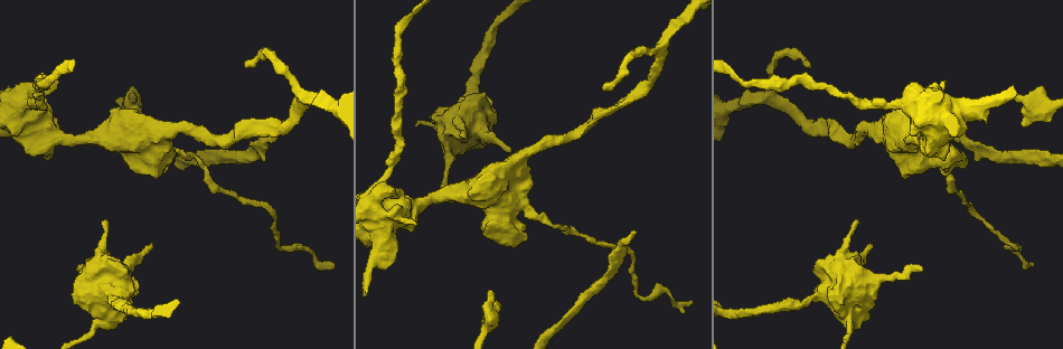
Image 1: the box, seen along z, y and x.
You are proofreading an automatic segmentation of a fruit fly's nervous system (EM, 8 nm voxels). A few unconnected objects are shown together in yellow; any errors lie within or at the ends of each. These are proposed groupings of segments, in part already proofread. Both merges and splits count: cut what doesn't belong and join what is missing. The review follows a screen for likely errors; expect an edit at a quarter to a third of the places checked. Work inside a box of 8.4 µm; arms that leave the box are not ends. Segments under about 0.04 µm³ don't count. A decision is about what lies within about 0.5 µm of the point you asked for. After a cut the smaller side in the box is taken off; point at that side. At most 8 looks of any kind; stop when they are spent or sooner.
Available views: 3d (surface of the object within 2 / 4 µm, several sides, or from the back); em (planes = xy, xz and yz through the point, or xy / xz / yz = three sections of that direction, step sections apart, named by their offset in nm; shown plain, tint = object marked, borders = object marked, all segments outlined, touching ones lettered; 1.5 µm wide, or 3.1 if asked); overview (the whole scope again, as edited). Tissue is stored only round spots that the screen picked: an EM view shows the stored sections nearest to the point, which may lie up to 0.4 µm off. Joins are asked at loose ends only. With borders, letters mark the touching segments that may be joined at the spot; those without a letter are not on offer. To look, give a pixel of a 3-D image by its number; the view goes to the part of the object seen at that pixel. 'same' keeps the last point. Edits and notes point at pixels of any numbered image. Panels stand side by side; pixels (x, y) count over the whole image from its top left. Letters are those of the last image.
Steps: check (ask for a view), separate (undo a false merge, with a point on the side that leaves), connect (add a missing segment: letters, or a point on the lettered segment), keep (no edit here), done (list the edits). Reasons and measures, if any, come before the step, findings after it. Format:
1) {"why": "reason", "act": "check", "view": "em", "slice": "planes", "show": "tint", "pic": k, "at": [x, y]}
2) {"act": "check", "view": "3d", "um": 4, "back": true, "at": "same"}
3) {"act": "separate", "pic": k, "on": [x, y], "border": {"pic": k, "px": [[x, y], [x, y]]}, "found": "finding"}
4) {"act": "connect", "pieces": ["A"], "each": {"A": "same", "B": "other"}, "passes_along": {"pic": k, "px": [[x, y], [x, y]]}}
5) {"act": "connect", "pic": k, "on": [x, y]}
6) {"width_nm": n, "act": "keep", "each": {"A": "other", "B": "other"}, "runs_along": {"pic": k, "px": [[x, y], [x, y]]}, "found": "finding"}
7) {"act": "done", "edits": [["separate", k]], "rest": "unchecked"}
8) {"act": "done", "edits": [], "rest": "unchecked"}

{"why": "thick turns thin", "act": "check", "view": "em", "slice": "planes", "show": "borders", "pic": 1, "at": [825, 295]}

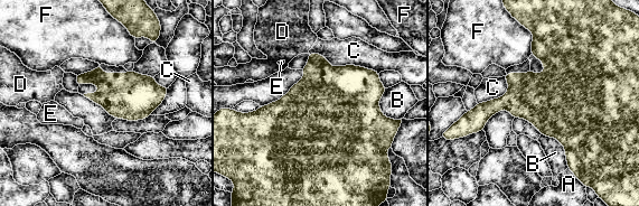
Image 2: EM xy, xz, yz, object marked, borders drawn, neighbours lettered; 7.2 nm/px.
{"act": "keep", "each": {"A": "other", "B": "other", "C": "other", "D": "other", "E": "other", "F": "other"}, "found": "all the same neuron"}

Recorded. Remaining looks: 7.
{"why": "an open end", "act": "check", "view": "em", "slice": "yz", "step": 8, "show": "tint", "pic": 1, "at": [603, 87]}

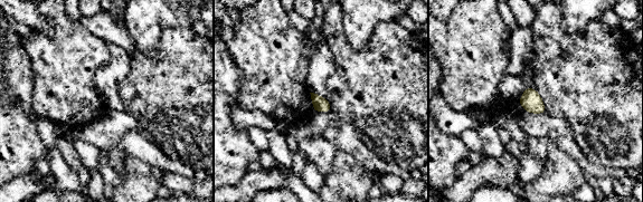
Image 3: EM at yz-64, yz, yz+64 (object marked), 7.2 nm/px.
{"act": "check", "view": "em", "slice": "planes", "show": "borders", "at": "same"}

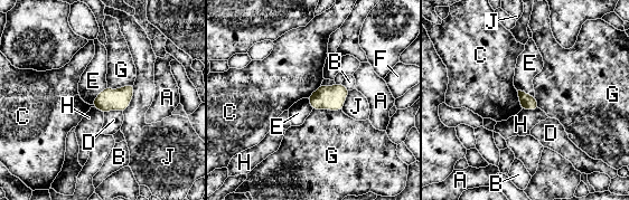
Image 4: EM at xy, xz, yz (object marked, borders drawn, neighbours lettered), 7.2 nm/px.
{"longest_contact_nm": ["J", 240], "act": "keep", "each": {"A": "other", "B": "other", "C": "other", "D": "other", "E": "other", "F": "other", "G": "other", "H": "other", "J": "other"}, "border": {"pic": 4, "px": [[106, 86], [92, 104]]}, "found": "none of them fits"}

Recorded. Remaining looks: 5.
{"why": "an open end", "act": "check", "view": "em", "slice": "planes", "show": "plain", "pic": 1, "at": [922, 269]}

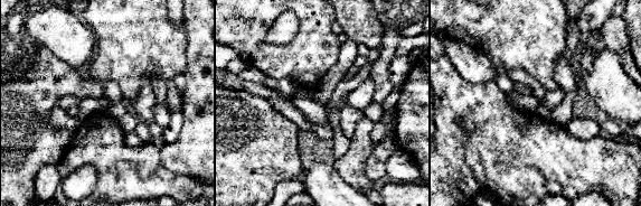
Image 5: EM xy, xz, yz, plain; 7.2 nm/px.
{"why": "see the neighbours", "act": "check", "view": "em", "slice": "planes", "show": "borders", "at": "same"}

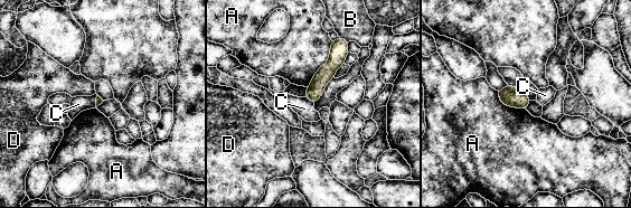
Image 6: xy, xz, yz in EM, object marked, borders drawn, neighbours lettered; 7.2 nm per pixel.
{"act": "keep", "each": {"A": "other", "B": "other", "C": "other", "D": "other"}, "border": {"pic": 6, "px": [[305, 96], [313, 103]]}, "found": "none of them fits"}

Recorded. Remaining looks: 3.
{"why": "calibre changes", "act": "check", "view": "em", "slice": "planes", "show": "borders", "pic": 1, "at": [905, 105]}

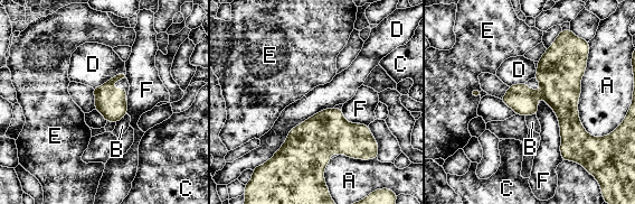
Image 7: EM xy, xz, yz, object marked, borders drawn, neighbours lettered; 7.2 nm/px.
{"width_nm": 220, "act": "keep", "each": {"A": "other", "B": "other", "C": "other", "D": "other", "E": "other", "F": "other"}, "runs_along": {"pic": 7, "px": [[556, 44], [561, 96], [579, 159]]}, "found": "all the same neuron"}

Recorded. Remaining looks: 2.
{"act": "done", "edits": [], "rest": "unchecked"}

